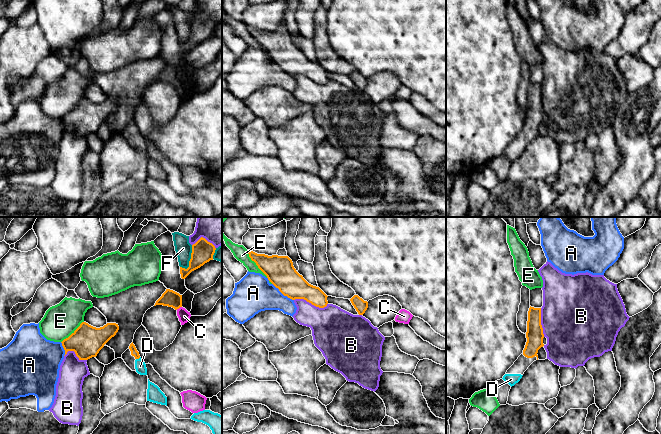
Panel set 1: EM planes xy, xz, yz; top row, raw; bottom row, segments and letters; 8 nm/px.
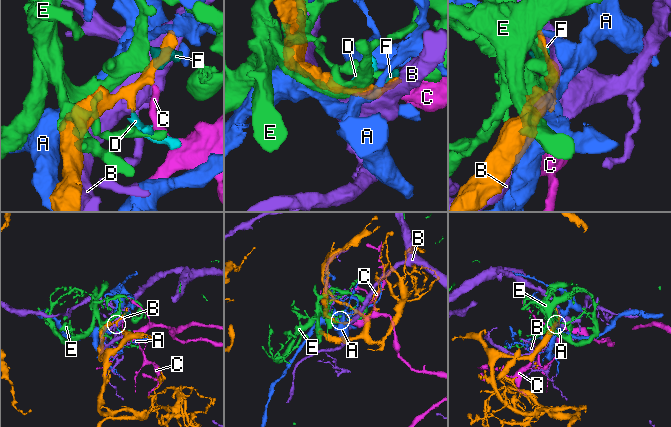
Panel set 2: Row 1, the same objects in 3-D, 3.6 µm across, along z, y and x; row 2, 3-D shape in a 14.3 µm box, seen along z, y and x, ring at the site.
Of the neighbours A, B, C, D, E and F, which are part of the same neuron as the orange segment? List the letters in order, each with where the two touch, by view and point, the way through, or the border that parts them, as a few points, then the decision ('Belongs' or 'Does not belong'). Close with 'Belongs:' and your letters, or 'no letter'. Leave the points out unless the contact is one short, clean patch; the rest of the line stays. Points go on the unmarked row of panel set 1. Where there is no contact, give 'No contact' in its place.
A: Touches orange at xz (283, 70). Does not belong
B: Touches orange at xz (311, 79). Does not belong
C: Touches orange at xy (178, 84). Does not belong
D: Touches orange at xy (138, 134). Path across: xy (134, 128), (138, 134), (140, 142). Belongs
E: Touches orange at xz (256, 40). Does not belong
F: Touches orange at xy (190, 35). Boundary: xy (192, 21), (189, 41), (186, 44), (182, 44). Does not belong
Belongs: D

